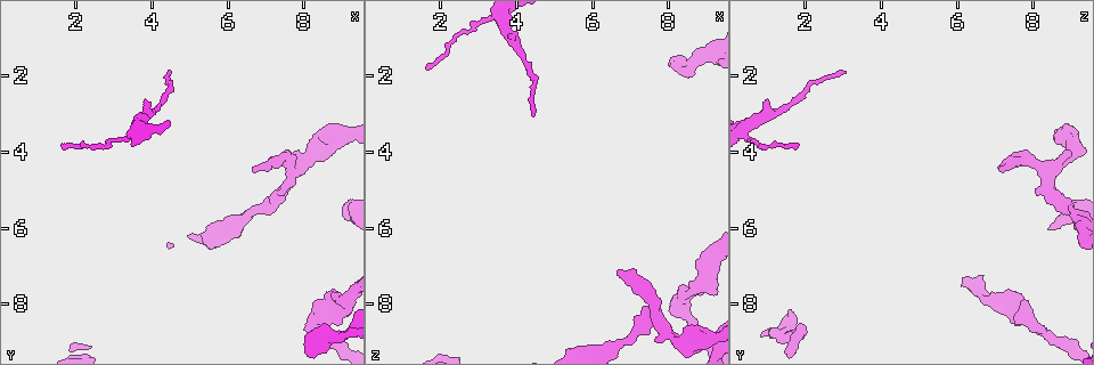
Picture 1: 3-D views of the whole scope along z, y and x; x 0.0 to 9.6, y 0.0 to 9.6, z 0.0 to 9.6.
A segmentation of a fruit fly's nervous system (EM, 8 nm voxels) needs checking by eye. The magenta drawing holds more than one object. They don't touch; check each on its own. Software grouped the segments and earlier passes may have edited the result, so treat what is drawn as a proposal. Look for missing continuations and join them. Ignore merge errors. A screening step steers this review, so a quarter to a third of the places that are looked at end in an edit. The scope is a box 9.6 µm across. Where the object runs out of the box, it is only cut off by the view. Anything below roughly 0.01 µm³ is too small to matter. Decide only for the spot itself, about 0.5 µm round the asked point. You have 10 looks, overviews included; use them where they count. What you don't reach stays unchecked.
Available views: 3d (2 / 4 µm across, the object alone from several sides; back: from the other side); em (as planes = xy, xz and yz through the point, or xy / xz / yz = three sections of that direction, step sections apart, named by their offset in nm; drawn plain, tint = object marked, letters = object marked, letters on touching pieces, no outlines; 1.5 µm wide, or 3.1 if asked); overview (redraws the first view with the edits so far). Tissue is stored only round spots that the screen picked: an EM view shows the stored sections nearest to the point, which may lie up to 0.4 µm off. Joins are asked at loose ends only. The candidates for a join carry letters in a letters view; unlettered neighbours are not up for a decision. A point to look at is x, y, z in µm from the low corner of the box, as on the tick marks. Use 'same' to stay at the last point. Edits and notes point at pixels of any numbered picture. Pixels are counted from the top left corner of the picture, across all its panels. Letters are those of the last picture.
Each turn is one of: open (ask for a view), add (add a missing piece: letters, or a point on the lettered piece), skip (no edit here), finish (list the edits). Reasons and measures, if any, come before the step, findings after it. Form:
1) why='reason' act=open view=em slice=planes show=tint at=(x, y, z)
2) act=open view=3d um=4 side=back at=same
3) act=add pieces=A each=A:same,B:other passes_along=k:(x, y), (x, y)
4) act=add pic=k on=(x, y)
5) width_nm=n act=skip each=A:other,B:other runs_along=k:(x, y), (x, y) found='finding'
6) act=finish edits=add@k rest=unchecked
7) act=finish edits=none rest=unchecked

why='an open end' act=open view=em slice=xy step=4 show=tint at=(8.75, 7.70, 6.85)

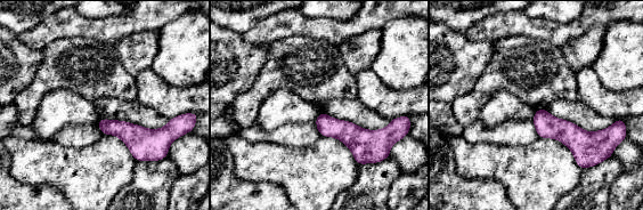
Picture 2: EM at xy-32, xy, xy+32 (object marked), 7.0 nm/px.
why='cut it another way' act=open view=em slice=yz step=4 show=tint at=same

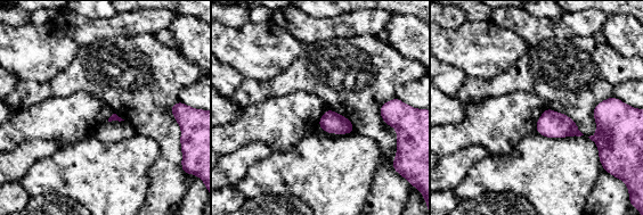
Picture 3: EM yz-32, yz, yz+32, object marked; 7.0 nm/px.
why='what lies round it' act=open view=em slice=yz step=4 show=letters at=same

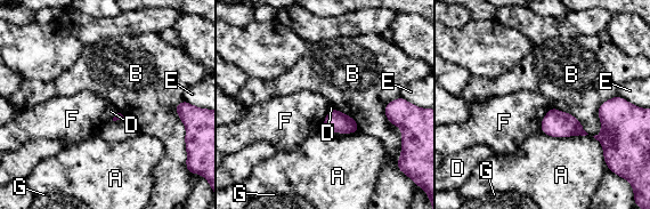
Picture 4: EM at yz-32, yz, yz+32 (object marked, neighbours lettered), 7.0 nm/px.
act=skip each=A:other,B:other,D:other,E:other,F:other,G:other border=4:(551, 106), (542, 119), (539, 129) found='no lettered piece goes on from it'

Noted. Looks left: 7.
act=open view=3d um=2 side=back at=(6.70, 4.50, 7.15)

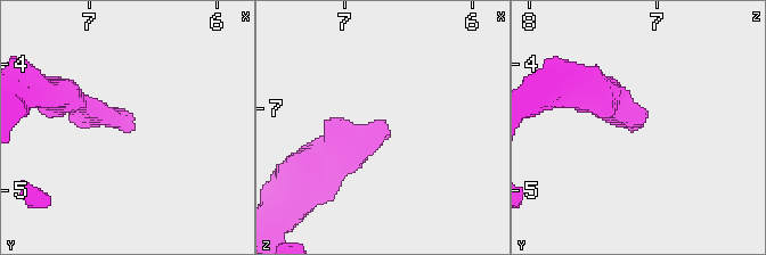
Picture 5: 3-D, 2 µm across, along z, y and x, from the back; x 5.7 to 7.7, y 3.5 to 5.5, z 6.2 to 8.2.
act=open view=em slice=xz step=4 show=tint at=(6.68, 4.54, 7.18)

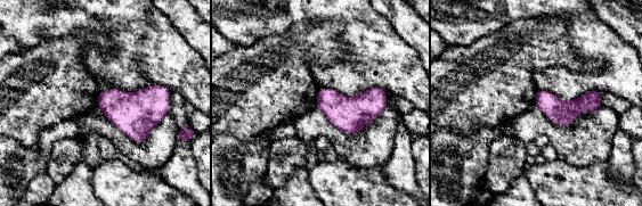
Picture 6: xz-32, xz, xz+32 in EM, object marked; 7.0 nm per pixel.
why='another direction' act=open view=em slice=planes show=letters at=same

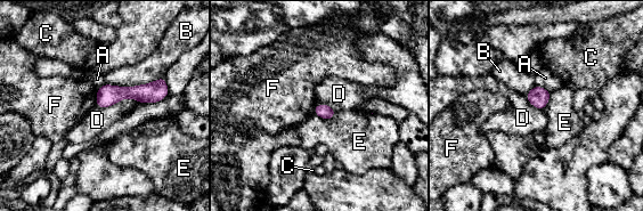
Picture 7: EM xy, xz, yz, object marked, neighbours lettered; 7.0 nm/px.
act=skip each=A:other,B:other,C:other,D:other,E:other,F:other border=7:(139, 102), (122, 98), (96, 106) found='no lettered piece goes on from it'

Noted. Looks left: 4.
why='an open end' act=open view=em slice=yz step=4 show=letters at=(8.45, 8.50, 1.90)

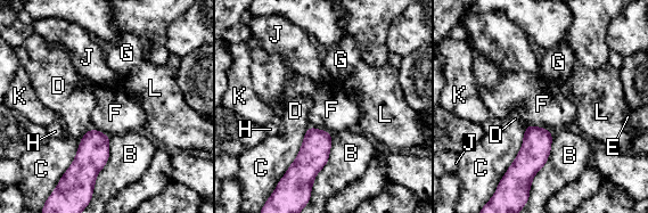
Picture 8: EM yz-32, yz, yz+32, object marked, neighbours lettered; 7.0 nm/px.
act=skip each=B:other,C:other,D:other,E:other,F:other,G:other,H:other,J:other,K:other,L:other border=8:(527, 124), (543, 127), (551, 133) found='none of them fits'

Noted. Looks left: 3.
why='free end' act=open view=3d um=2 at=(1.65, 3.85, 1.75)

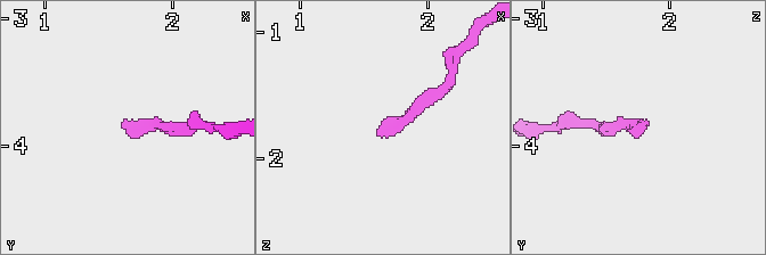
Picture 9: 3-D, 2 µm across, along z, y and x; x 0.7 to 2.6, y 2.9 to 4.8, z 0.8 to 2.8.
act=open view=em slice=planes show=letters at=(1.62, 3.82, 1.78)

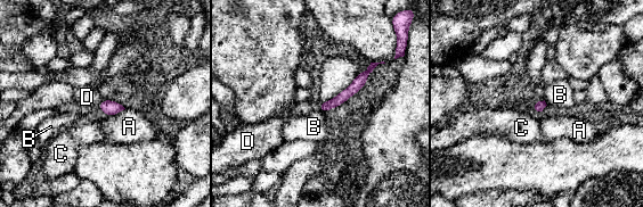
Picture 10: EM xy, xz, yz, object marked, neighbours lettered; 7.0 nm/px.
width_nm=70 act=skip each=A:other,B:other,C:other,D:other runs_along=10:(365, 74), (346, 94), (322, 107) found='none of them fits'

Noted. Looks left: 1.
act=finish edits=none rest=unchecked

